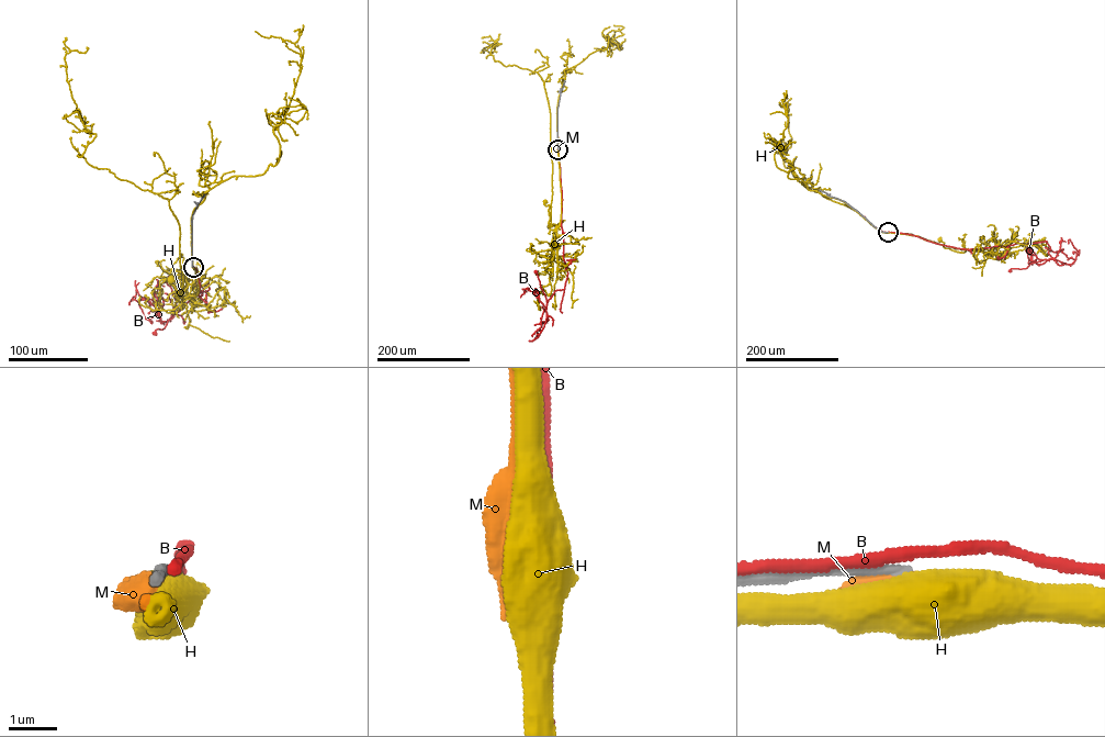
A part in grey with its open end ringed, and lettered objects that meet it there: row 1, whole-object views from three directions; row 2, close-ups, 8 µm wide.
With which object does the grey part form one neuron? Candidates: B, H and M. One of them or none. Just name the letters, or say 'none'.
none

